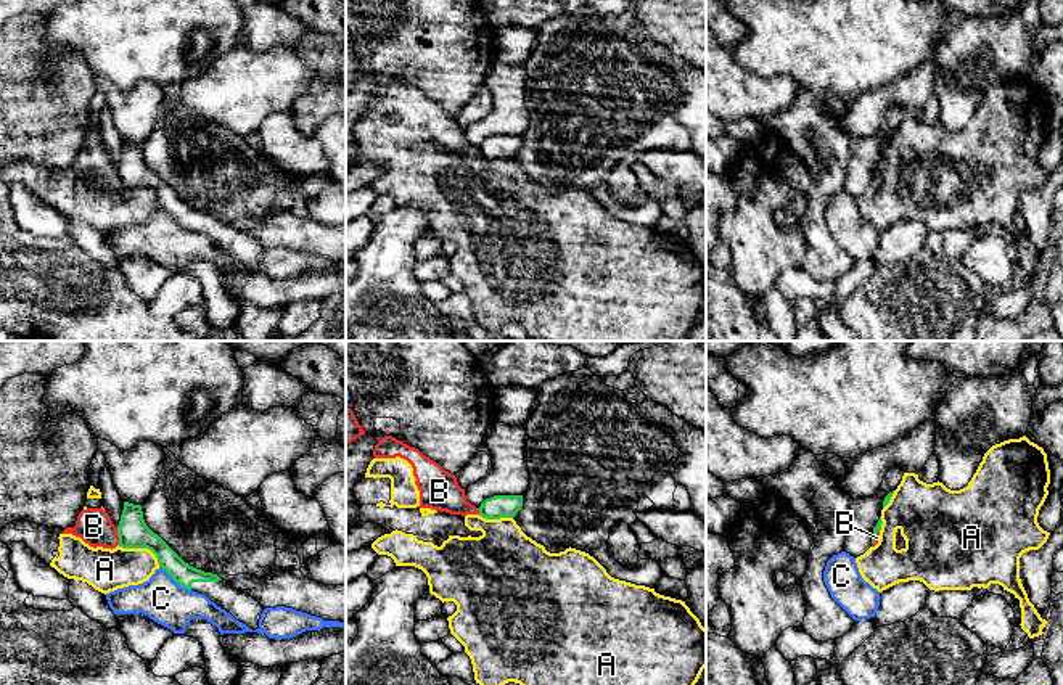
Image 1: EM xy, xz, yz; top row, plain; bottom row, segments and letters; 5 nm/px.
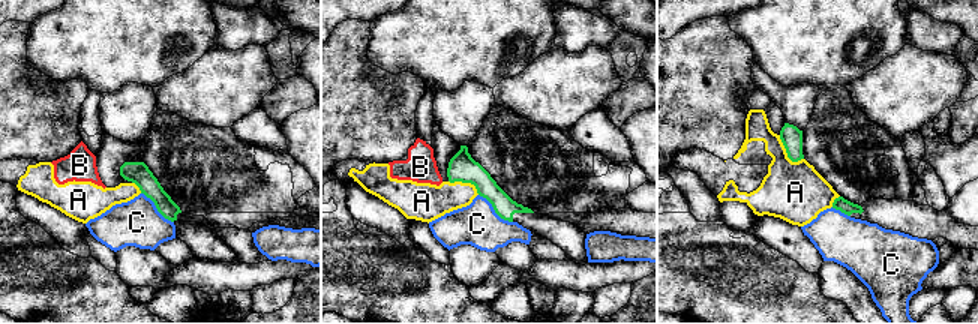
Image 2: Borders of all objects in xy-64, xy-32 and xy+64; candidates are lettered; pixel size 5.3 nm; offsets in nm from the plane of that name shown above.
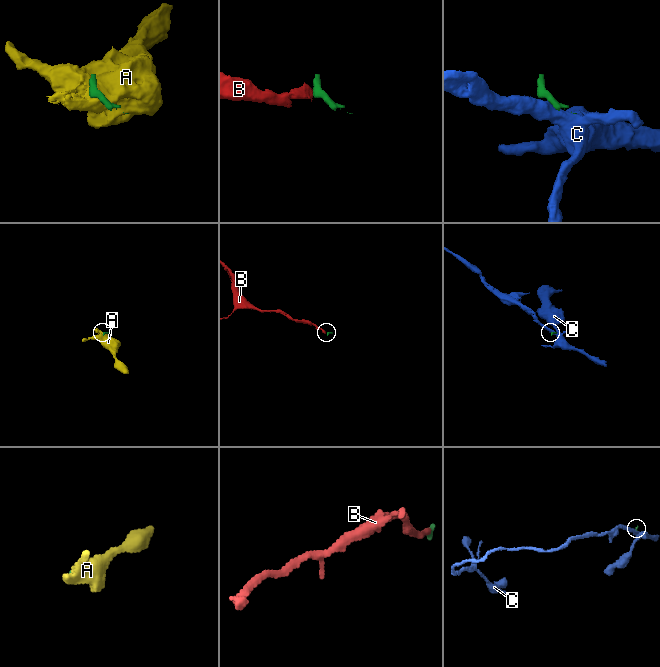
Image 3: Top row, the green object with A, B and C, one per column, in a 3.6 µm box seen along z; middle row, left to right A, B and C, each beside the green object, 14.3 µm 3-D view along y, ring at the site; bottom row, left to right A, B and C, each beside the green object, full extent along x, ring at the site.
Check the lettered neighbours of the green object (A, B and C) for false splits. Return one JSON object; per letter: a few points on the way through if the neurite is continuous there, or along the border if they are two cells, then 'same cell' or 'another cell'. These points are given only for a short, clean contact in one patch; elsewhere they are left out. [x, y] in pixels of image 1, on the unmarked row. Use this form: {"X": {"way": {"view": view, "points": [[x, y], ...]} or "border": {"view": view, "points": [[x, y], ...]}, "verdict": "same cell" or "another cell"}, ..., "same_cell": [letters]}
{"A": {"verdict": "another cell"}, "B": {"border": {"view": "xy", "points": [[116, 168], [119, 184]]}, "verdict": "another cell"}, "C": {"border": {"view": "xy", "points": [[160, 206], [190, 230]]}, "verdict": "another cell"}, "same_cell": []}

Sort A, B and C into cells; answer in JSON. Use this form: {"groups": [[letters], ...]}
{"groups": [["A", "B"], ["C"]]}

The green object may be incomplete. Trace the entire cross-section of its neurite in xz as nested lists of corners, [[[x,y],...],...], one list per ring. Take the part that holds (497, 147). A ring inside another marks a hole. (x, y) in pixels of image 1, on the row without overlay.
[[[494,135],[486,138],[479,150],[479,156],[486,159],[515,158],[523,146],[523,135]]]

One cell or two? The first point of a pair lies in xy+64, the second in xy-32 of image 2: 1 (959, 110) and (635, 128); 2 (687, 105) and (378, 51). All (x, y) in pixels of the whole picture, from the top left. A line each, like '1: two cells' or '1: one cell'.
1: two cells
2: two cells

